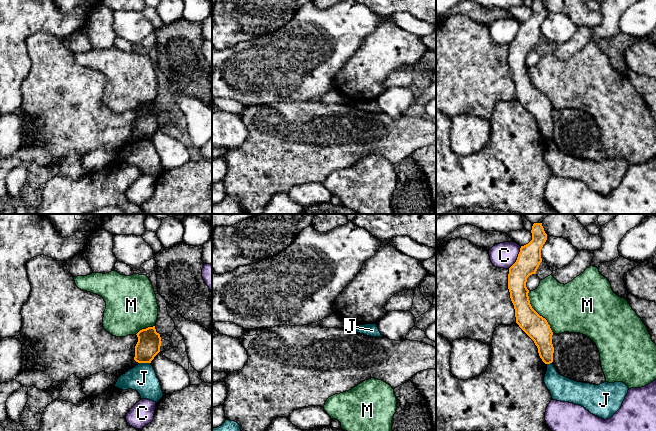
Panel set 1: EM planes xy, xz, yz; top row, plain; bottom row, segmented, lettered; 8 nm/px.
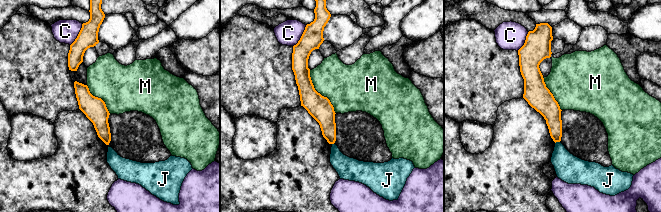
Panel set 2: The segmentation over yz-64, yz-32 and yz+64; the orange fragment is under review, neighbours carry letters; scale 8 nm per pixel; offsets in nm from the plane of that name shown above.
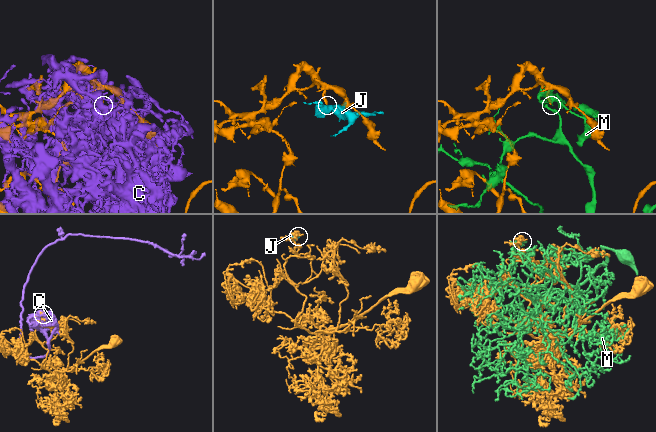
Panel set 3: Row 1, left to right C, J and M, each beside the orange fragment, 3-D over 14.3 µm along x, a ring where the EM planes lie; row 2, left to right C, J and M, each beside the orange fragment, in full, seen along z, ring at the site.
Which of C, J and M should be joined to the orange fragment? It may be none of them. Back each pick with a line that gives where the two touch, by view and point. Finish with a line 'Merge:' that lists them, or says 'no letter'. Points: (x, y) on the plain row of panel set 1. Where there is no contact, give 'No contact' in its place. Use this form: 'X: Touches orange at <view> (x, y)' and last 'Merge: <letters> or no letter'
Merge: no letter

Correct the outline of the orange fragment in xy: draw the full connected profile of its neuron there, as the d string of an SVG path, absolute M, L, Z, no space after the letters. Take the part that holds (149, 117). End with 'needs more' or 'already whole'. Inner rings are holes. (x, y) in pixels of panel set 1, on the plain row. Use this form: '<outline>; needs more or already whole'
M155 102L140 106L137 110L134 136L138 139L151 139L160 128L161 113Z; already whole

